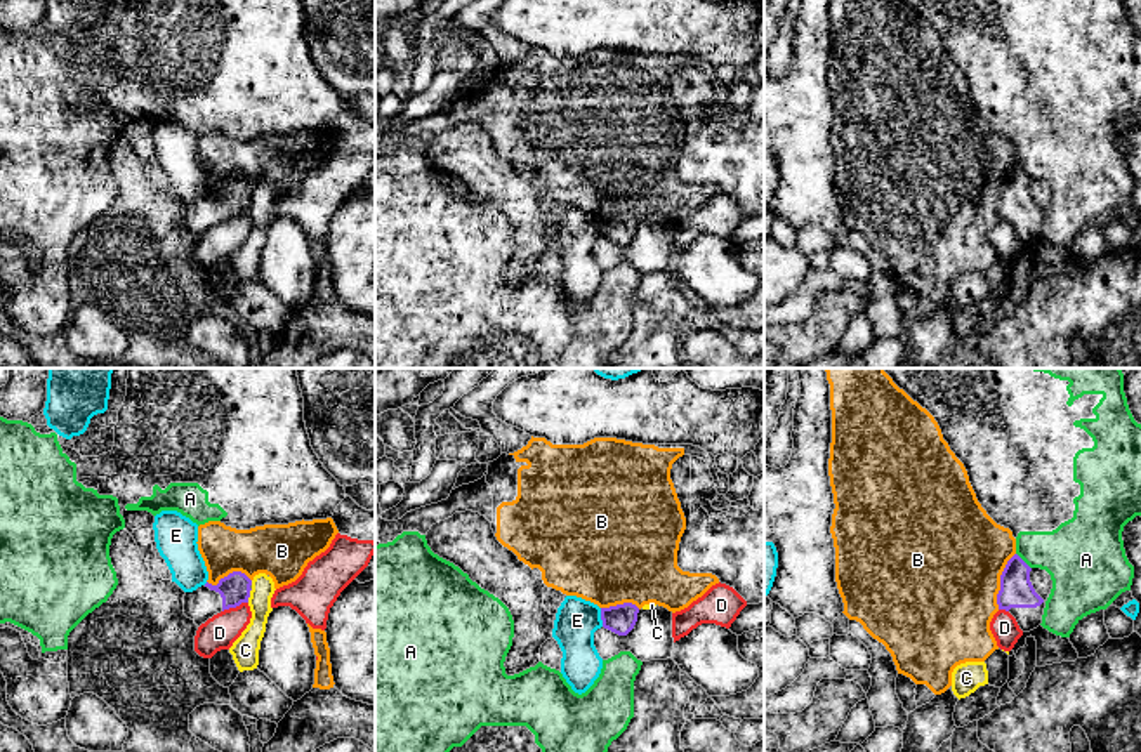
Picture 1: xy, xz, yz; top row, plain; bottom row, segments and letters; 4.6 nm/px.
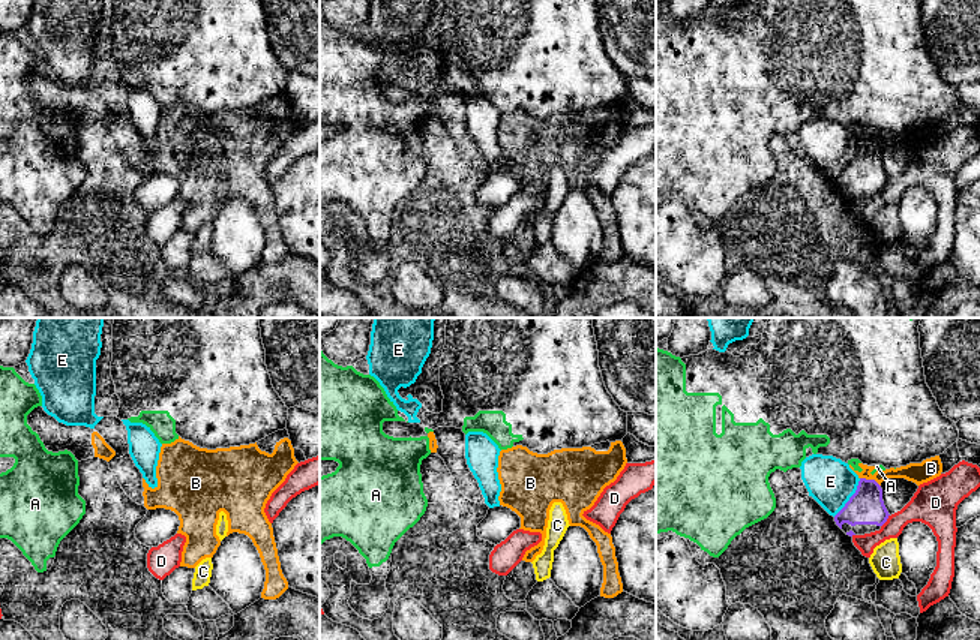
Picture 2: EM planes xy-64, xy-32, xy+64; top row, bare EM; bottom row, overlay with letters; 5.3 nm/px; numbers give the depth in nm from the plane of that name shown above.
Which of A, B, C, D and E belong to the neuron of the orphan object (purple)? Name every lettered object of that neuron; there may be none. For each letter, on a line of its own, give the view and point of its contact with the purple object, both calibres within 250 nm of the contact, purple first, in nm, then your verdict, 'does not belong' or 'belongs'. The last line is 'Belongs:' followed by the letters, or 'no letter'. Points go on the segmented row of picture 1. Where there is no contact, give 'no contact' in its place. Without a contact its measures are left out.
A: yz (1023, 561) | 160/320 nm | does not belong
B: yz (1001, 580) | 160/500 nm | does not belong
C: xy (249, 596) | 140/130 nm | does not belong
D: xy (235, 606) | 140/160 nm | does not belong
E: xz (601, 617) | 140/200 nm | does not belong
Belongs: no letter

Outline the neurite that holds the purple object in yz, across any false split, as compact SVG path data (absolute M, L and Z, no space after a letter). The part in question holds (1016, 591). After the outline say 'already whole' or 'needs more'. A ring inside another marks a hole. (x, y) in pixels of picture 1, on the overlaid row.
M1014 554L1002 575L997 594L999 610L1009 611L1023 632L1030 632L1042 623L1045 601L1035 592L1030 582L1032 568Z | needs more

